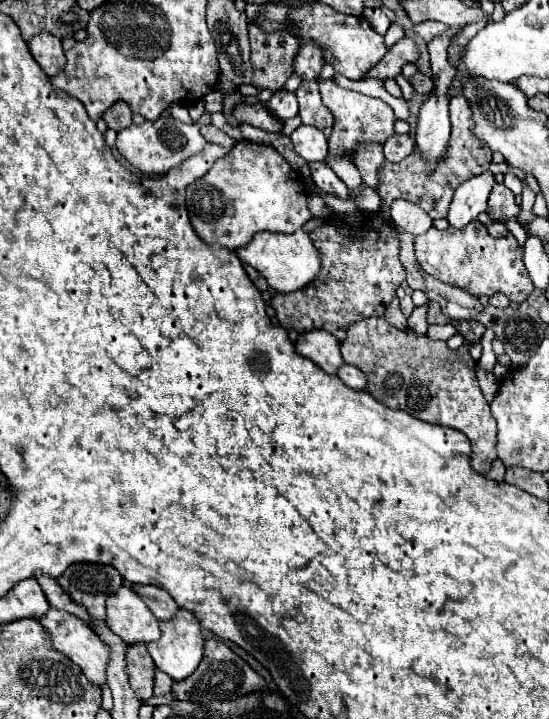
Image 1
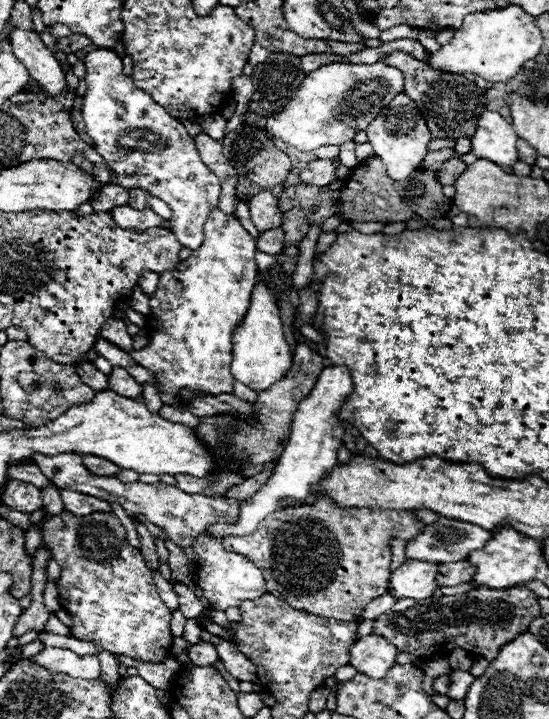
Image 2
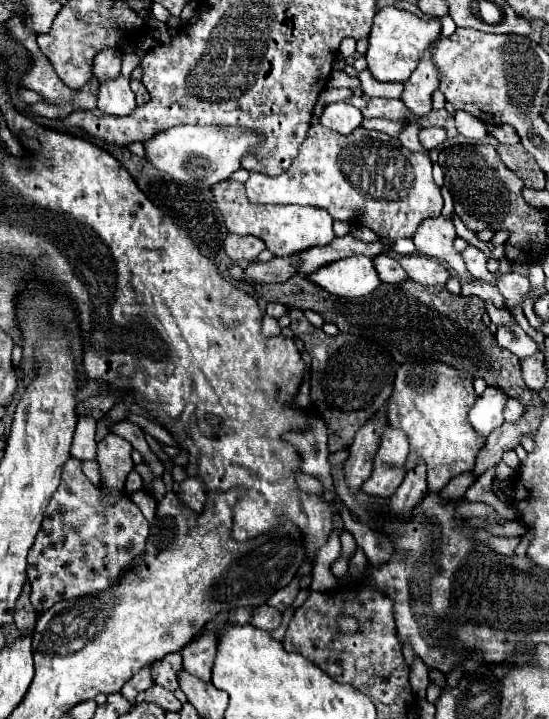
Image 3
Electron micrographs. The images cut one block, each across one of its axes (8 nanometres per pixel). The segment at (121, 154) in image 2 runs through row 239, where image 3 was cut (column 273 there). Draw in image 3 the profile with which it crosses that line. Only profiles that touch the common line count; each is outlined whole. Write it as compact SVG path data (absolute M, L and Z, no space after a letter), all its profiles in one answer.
M312 124L302 148L298 150L292 166L280 176L266 176L262 172L250 174L246 196L252 204L312 204L326 208L334 220L344 220L354 226L366 226L378 234L380 240L396 242L400 238L412 238L418 224L427 217L441 214L444 200L440 188L432 180L432 162L426 152L410 152L398 138L386 136L378 130L356 128L350 136L342 136L320 124Z

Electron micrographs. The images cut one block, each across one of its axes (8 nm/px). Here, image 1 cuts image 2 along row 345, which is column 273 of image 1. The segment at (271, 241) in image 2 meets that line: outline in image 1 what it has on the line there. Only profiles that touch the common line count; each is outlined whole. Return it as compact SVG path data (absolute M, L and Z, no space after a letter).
M248 140L238 142L228 156L216 160L214 166L202 178L198 178L186 188L186 208L196 234L208 244L216 242L230 250L238 250L246 246L252 240L252 236L262 230L294 232L302 228L312 218L306 200L308 200L308 192L304 188L304 182L290 168L290 164L272 146L262 146Z

